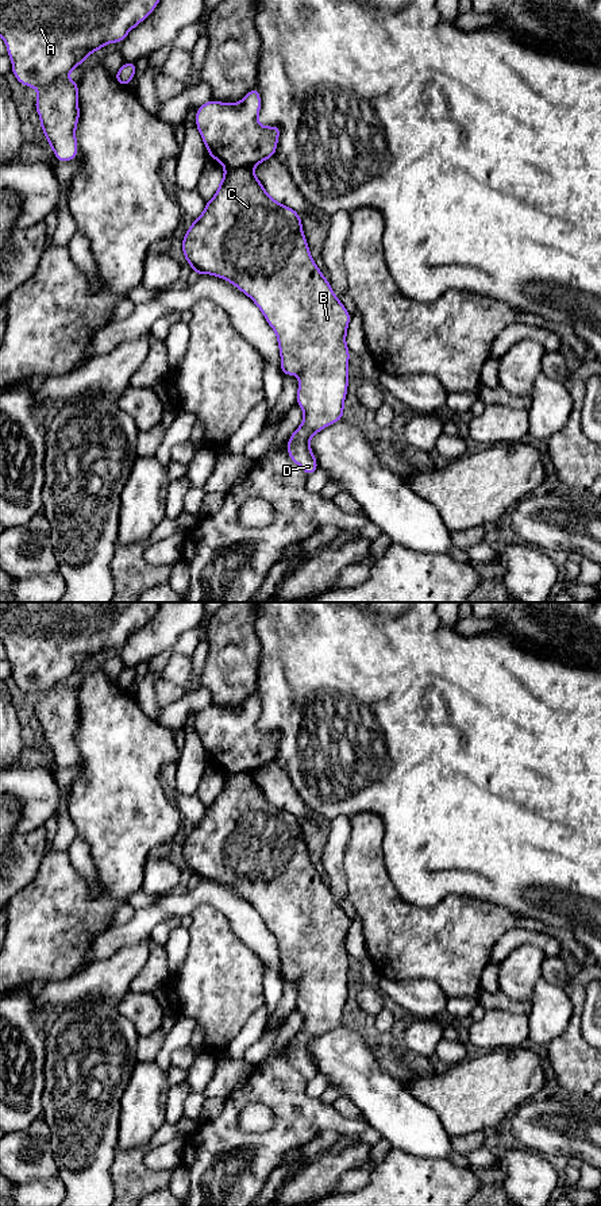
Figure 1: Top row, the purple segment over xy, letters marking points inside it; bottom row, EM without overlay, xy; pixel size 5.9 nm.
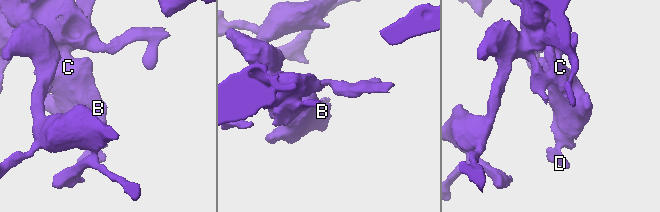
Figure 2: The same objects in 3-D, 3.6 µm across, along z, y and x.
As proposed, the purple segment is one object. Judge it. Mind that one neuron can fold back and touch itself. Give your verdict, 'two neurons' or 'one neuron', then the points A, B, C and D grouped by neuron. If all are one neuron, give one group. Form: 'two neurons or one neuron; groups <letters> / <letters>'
two neurons; groups A / B C D

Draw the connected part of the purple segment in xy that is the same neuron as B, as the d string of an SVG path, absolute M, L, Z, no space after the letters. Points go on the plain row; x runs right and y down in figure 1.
M253 774L226 775L216 799L205 808L204 817L192 828L182 843L182 858L186 868L193 872L194 881L216 881L227 885L249 901L277 939L281 976L284 980L300 980L297 1010L304 1016L303 1028L288 1044L288 1060L309 1082L319 1074L309 1052L311 1043L343 1024L350 964L346 939L351 920L334 899L328 885L312 864L300 820L269 801Z

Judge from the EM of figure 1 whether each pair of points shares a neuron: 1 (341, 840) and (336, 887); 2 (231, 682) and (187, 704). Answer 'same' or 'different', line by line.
1: same
2: different

